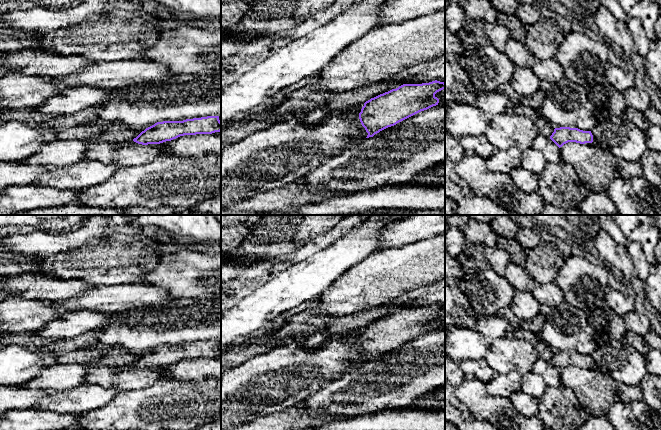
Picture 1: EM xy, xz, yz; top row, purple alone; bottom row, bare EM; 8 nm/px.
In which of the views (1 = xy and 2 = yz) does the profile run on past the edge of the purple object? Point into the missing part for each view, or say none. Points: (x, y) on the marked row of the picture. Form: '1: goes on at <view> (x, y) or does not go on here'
1: does not go on here
2: goes on at yz (594, 143)

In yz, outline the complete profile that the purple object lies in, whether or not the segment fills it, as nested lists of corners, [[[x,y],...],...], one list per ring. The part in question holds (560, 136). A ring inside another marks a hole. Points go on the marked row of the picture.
[[[555,128],[550,139],[560,148],[568,142],[576,142],[585,145],[597,146],[591,131],[583,131],[578,128]]]

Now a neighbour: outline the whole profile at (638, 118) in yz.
[[[627,107],[624,113],[624,117],[634,123],[642,131],[646,131],[651,123],[645,117],[643,112],[640,112],[634,108]]]

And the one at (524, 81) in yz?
[[[516,66],[510,80],[514,91],[520,96],[531,96],[541,90],[541,80],[531,68]]]

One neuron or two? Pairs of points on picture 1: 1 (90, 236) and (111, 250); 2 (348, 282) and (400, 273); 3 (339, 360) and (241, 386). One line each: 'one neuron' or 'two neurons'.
1: two neurons
2: one neuron
3: one neuron

